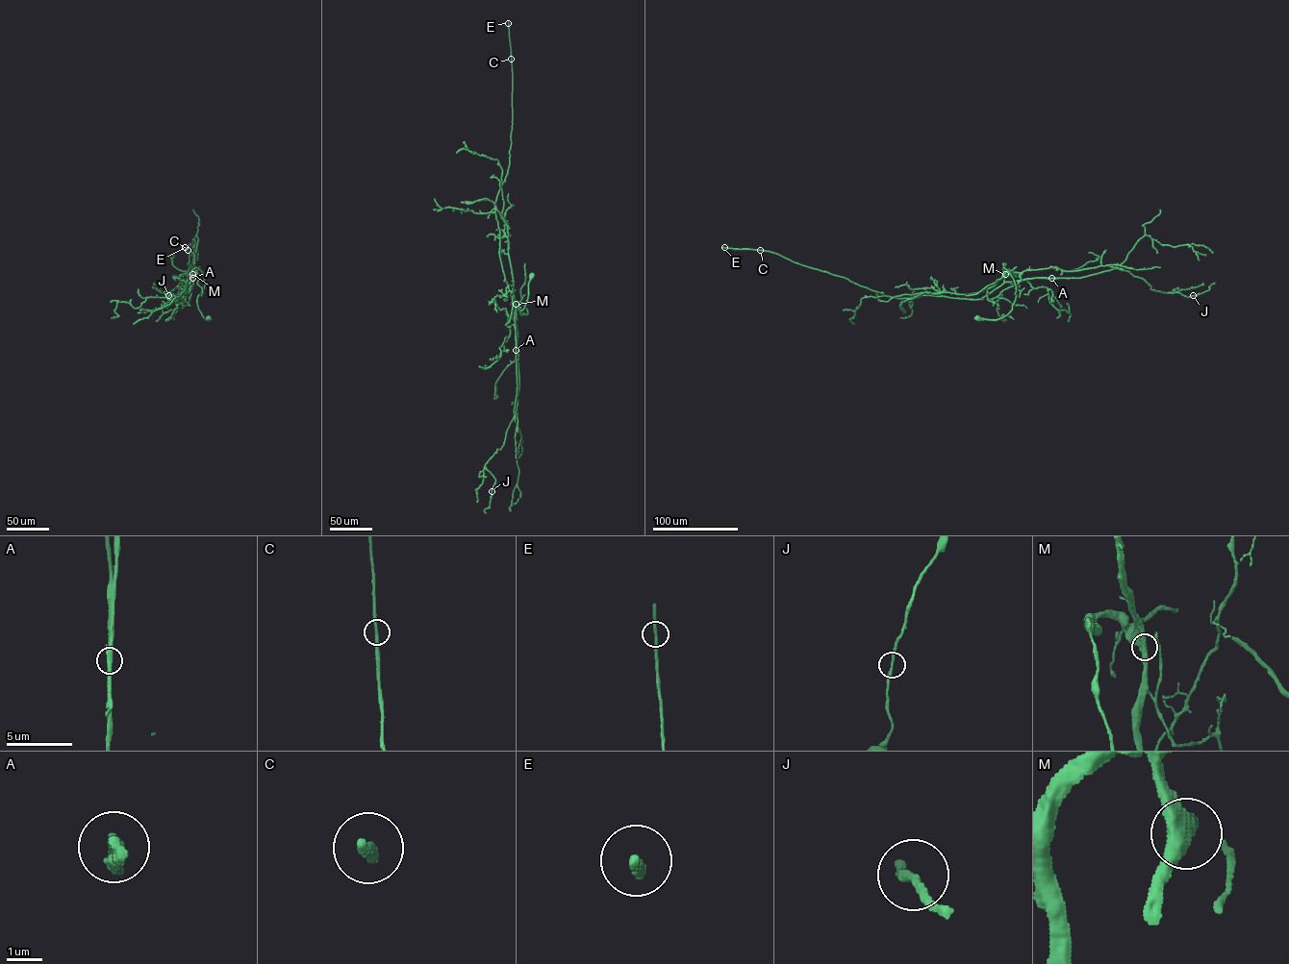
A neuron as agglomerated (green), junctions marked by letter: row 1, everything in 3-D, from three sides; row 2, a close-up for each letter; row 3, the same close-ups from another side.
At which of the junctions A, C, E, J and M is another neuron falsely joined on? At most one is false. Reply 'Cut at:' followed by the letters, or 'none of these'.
Cut at: A

